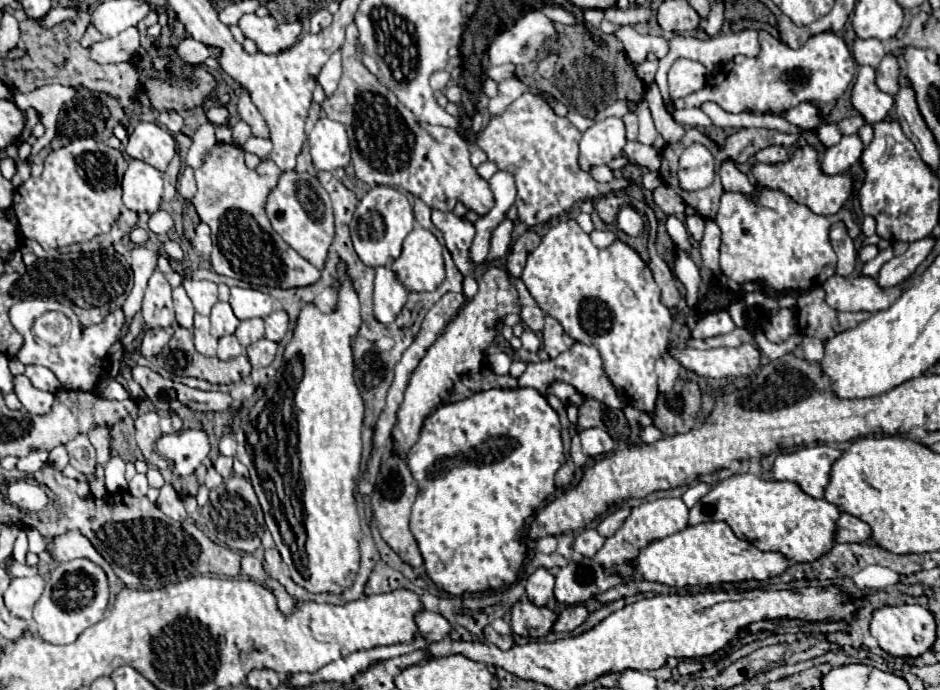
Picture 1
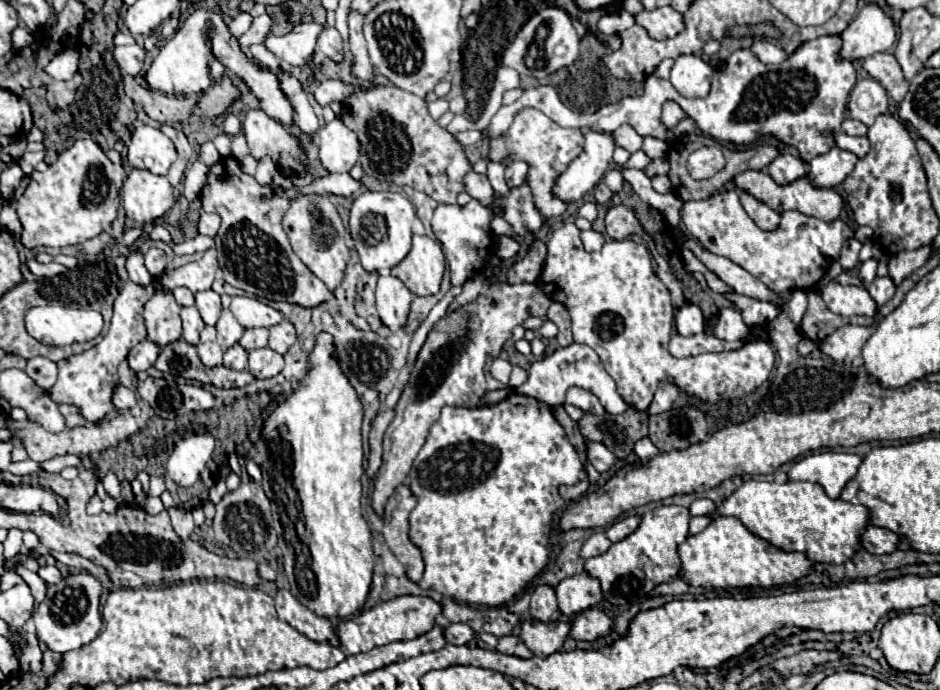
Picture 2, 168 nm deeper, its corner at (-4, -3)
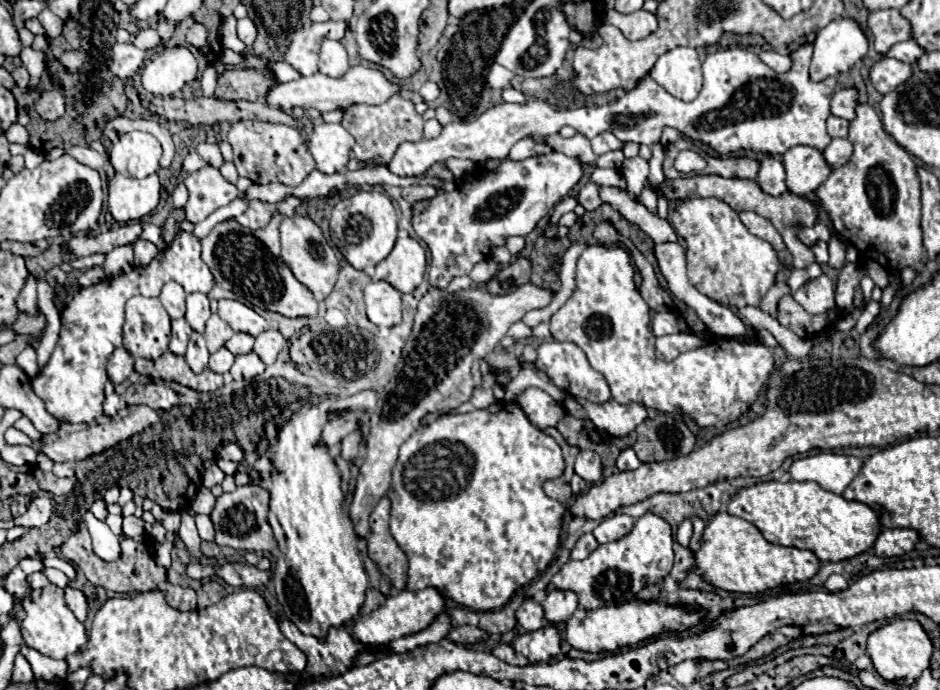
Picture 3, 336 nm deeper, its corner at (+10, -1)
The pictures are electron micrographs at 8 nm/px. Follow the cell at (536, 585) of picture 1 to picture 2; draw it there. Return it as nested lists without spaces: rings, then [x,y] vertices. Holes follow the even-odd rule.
[[[538,585],[532,593],[530,615],[542,623],[550,623],[554,621],[556,613],[558,613],[558,603],[556,603],[554,589],[548,585]]]

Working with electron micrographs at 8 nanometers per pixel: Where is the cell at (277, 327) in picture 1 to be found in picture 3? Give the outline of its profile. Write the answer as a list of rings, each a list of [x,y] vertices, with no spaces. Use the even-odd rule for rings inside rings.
[[[270,329],[270,331],[264,331],[264,333],[260,333],[260,335],[256,337],[254,353],[256,353],[266,365],[270,365],[270,363],[276,361],[276,355],[280,353],[282,347],[284,347],[284,337],[282,337],[278,331]]]

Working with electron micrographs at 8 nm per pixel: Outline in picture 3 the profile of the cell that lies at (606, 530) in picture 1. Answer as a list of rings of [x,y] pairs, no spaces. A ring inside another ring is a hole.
[[[614,513],[608,519],[602,519],[600,525],[592,531],[592,535],[596,537],[598,543],[608,543],[608,541],[616,541],[620,537],[624,537],[626,533],[630,533],[634,527],[634,519],[624,515],[624,513]]]

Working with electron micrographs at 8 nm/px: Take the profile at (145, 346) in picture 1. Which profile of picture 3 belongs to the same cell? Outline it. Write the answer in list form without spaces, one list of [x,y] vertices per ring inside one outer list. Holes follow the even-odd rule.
[[[118,347],[108,361],[108,377],[114,383],[122,383],[132,371],[134,371],[134,357],[124,347]]]

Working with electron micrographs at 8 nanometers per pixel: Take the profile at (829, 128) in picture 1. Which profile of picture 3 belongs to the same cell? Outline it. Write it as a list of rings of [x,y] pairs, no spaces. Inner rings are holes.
[[[832,139],[832,143],[824,149],[824,159],[832,167],[844,165],[852,157],[852,143],[848,139]]]

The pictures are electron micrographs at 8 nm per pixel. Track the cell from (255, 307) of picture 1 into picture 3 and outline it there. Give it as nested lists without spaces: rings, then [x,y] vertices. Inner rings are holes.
[[[220,299],[218,301],[218,315],[234,331],[244,331],[244,333],[250,333],[254,337],[272,327],[272,323],[266,321],[262,315],[258,315],[254,309],[246,307],[240,301],[232,301],[232,299]]]

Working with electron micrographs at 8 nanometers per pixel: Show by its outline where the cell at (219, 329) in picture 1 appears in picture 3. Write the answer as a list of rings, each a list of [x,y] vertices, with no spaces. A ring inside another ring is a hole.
[[[212,313],[212,317],[206,321],[206,331],[204,331],[208,351],[216,353],[232,335],[234,335],[234,331],[230,329],[230,325],[224,319],[220,319],[218,313]]]

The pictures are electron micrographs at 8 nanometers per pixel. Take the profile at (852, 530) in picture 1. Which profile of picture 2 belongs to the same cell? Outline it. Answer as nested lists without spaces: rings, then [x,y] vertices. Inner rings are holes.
[[[870,525],[866,529],[866,533],[862,535],[862,547],[868,551],[868,553],[876,553],[876,555],[888,555],[888,553],[894,553],[900,545],[900,535],[894,533],[894,531],[888,531],[888,529],[882,529],[882,527],[874,527]]]

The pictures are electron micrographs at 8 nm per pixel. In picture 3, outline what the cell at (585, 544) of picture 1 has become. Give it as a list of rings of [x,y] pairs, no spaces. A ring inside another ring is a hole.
[[[584,533],[584,535],[576,541],[570,557],[572,557],[572,559],[584,559],[584,557],[588,557],[596,547],[598,547],[598,541],[594,539],[594,535],[592,535],[592,533]]]

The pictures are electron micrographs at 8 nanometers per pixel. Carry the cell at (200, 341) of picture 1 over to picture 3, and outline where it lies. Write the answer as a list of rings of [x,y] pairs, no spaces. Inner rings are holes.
[[[192,331],[190,335],[190,343],[188,343],[188,349],[186,349],[186,363],[190,365],[190,369],[194,373],[202,373],[206,367],[208,367],[208,349],[206,349],[206,341],[200,333]]]

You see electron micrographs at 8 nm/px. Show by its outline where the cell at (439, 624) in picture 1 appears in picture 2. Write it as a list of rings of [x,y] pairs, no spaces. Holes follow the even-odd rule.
[[[450,623],[450,625],[444,629],[444,637],[446,637],[446,641],[452,643],[452,645],[466,645],[466,643],[470,643],[470,641],[476,637],[476,633],[474,633],[474,629],[468,627],[466,623]]]

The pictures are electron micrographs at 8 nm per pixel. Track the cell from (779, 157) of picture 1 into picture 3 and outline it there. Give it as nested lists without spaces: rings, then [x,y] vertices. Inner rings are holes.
[[[766,155],[760,163],[760,171],[758,171],[758,177],[756,177],[756,183],[762,187],[764,193],[770,193],[770,195],[782,195],[786,193],[786,171],[784,171],[784,165],[778,157],[772,157],[772,155]]]

